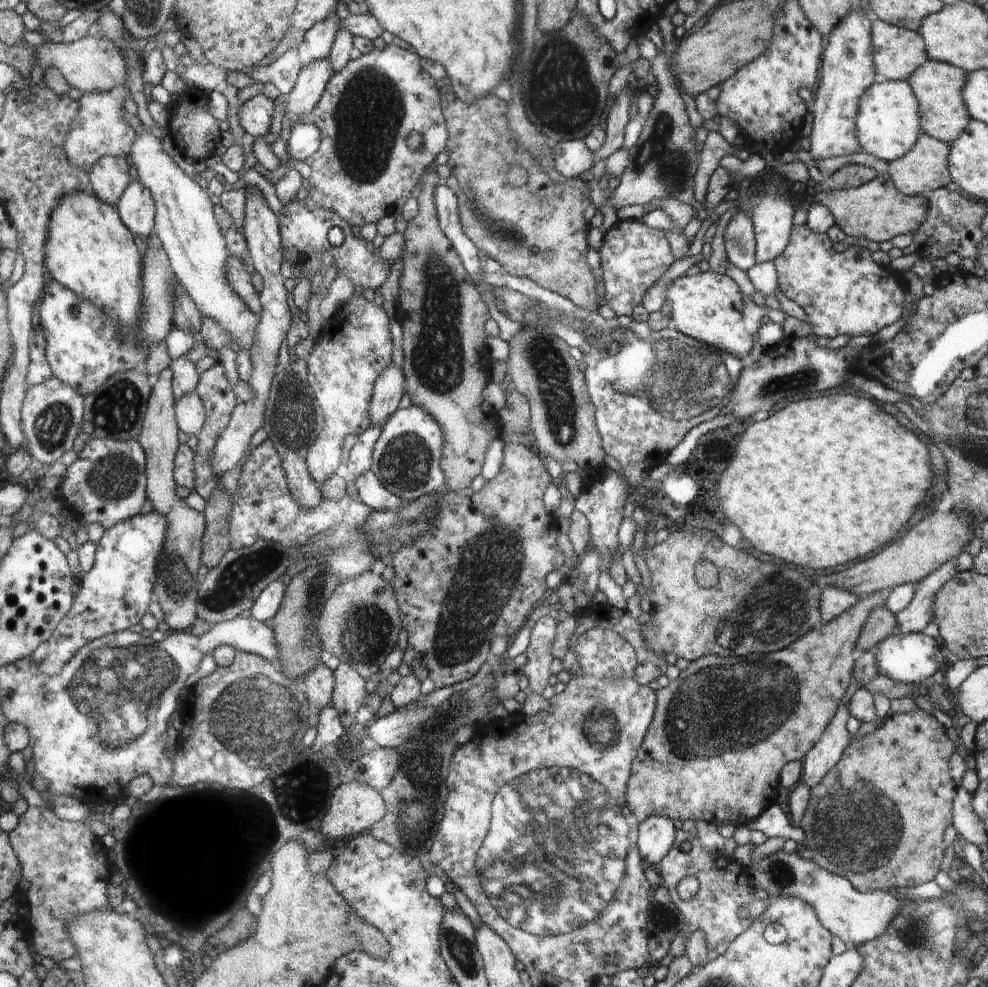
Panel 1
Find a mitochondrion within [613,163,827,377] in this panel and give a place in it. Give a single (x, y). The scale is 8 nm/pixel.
(740, 244)

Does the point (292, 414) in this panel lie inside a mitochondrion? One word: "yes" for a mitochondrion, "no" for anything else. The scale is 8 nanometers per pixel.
yes

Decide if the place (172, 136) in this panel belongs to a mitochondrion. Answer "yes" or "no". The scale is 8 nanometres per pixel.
no

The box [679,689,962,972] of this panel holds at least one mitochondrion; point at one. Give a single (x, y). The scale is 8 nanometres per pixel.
(856, 827)

